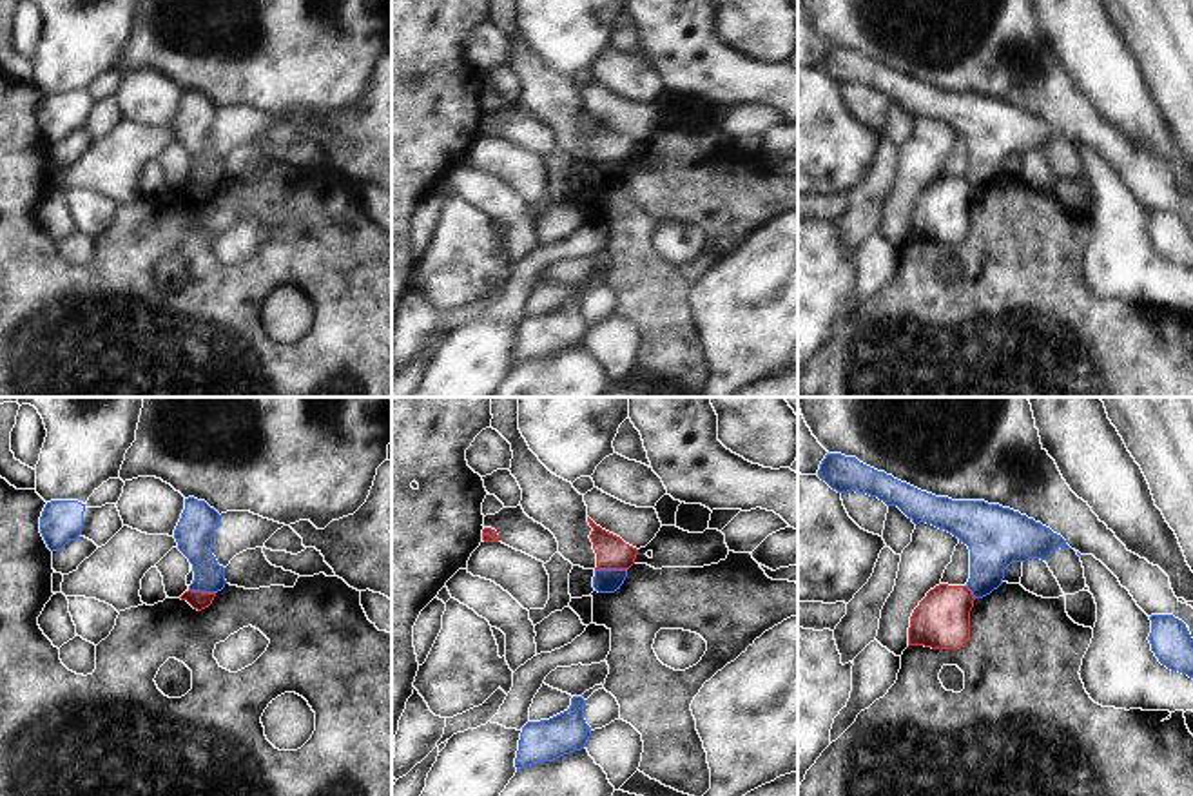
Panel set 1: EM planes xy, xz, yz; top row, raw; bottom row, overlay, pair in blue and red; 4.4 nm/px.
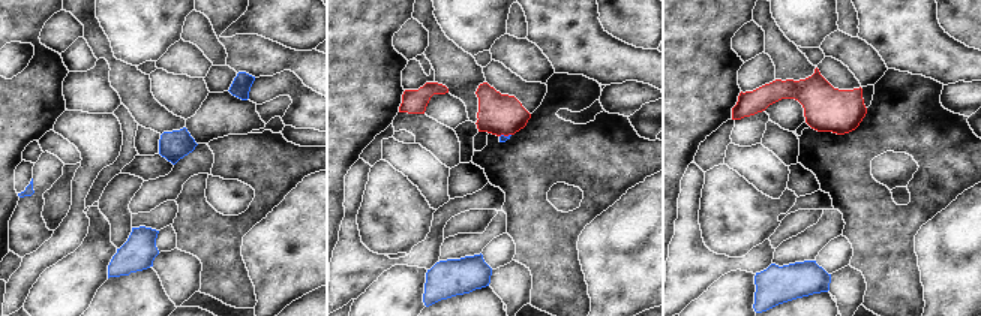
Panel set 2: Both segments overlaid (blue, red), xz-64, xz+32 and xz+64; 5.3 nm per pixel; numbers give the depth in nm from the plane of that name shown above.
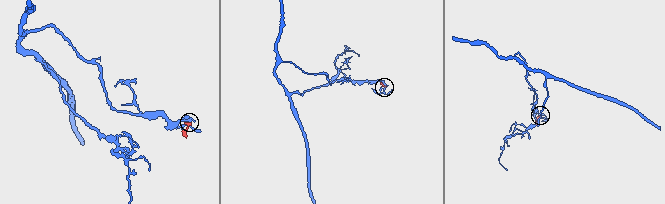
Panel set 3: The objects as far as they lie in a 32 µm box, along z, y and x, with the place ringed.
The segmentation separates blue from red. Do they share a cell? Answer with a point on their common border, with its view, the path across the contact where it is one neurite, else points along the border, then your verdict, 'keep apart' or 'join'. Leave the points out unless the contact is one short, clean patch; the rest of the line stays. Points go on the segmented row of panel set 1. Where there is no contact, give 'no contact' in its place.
meets blue in xz at (610, 570); border along xz (626, 568), (599, 568), (595, 572); keep apart

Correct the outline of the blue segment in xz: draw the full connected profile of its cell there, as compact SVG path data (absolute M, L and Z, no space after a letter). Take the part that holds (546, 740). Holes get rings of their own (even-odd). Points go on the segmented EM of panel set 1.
M573 696L567 711L549 720L528 722L519 740L517 771L584 749L591 736L584 704L582 696Z

